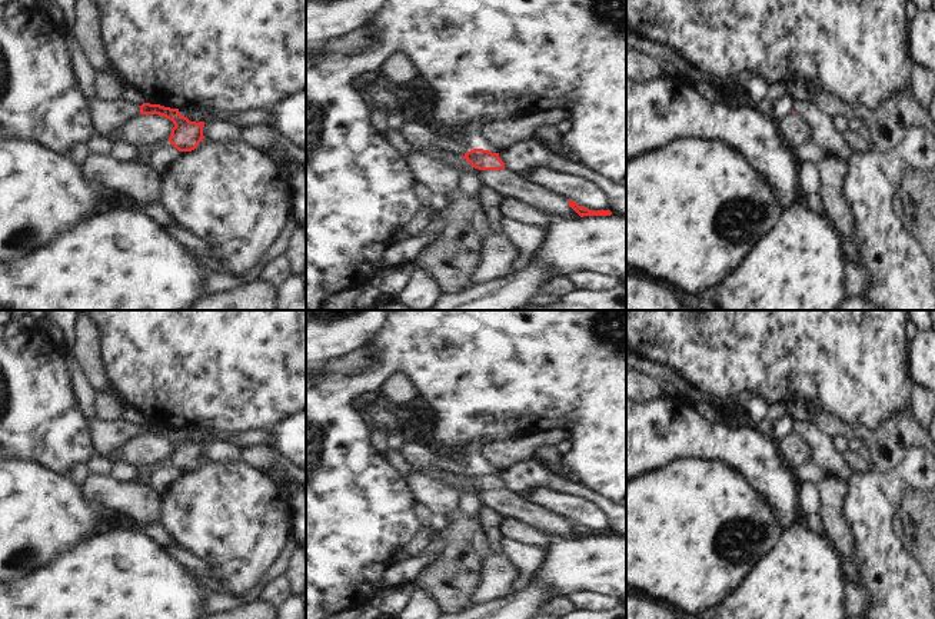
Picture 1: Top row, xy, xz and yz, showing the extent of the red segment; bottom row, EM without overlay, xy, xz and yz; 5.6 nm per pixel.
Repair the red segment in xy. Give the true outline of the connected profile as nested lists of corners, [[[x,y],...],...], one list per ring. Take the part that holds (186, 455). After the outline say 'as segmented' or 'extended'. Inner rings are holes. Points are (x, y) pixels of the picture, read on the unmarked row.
[[[96,417],[87,420],[87,429],[93,442],[93,452],[97,452],[106,457],[139,435],[159,435],[173,442],[174,447],[172,449],[169,462],[179,472],[192,472],[204,459],[204,442],[190,442],[179,433],[179,429],[150,423],[133,426],[124,420],[109,423],[97,420]]] | extended

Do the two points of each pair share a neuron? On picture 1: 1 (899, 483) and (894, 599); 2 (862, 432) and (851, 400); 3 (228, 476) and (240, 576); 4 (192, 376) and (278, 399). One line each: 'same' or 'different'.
1: same
2: different
3: same
4: same

